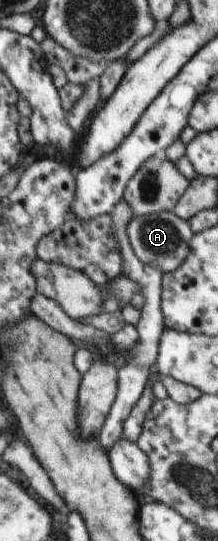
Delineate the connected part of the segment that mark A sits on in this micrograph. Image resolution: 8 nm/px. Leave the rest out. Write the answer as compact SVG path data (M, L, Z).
M173 211L134 215L126 231L139 260L163 273L172 273L185 260L189 241L194 235L190 222L177 216Z

